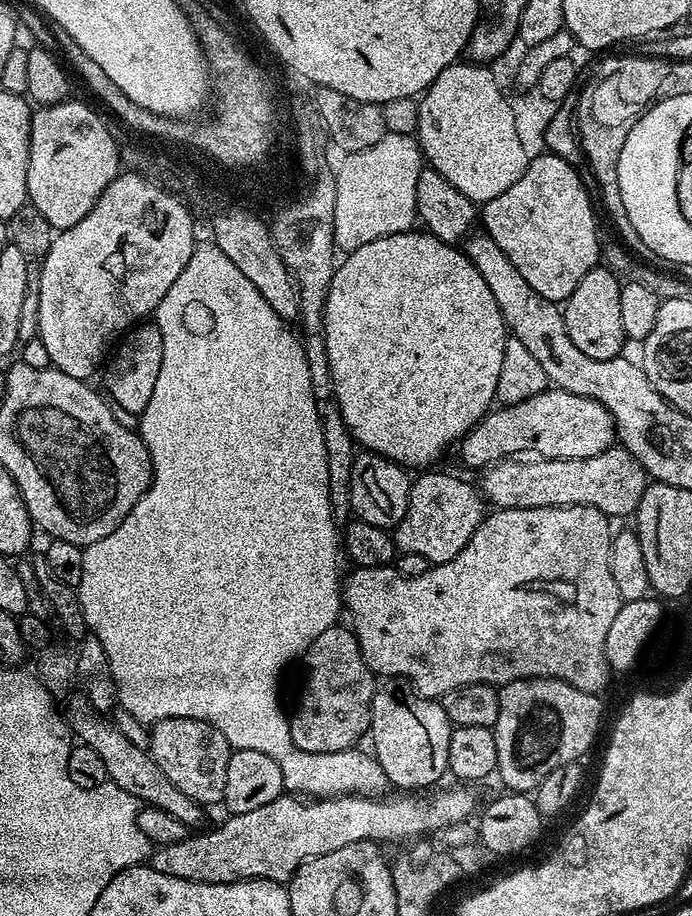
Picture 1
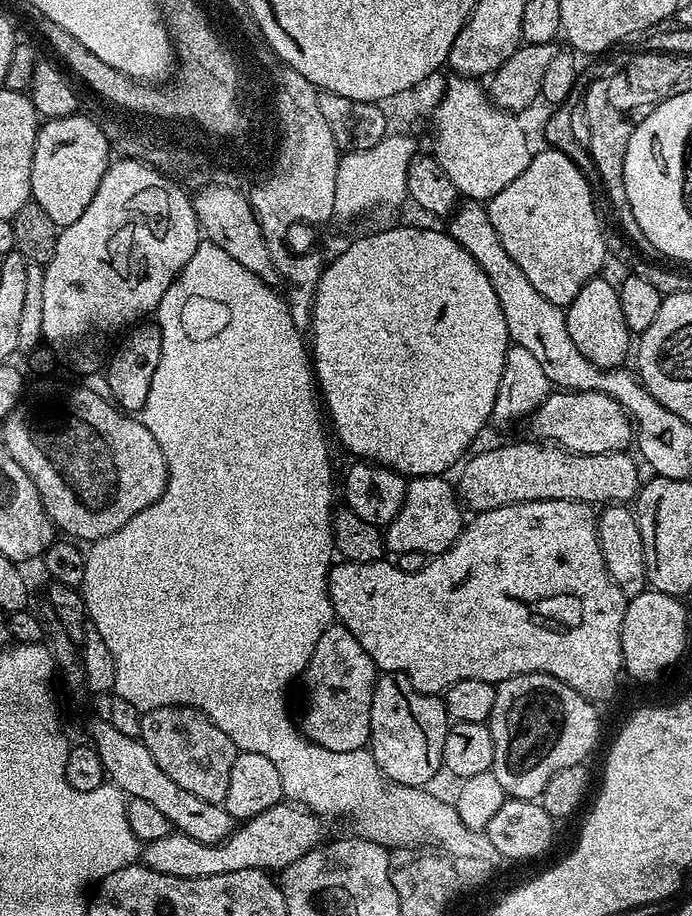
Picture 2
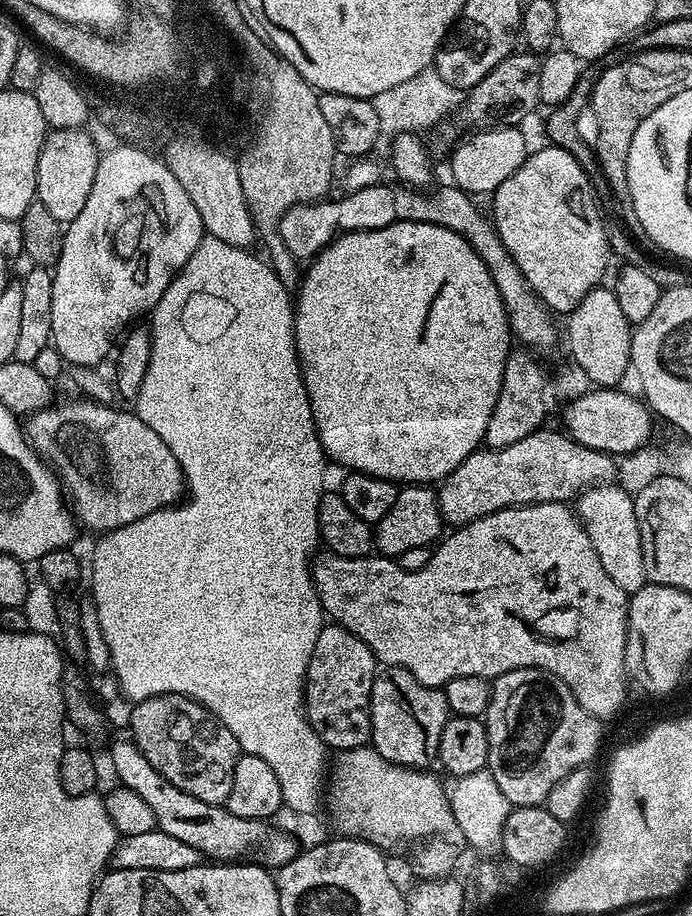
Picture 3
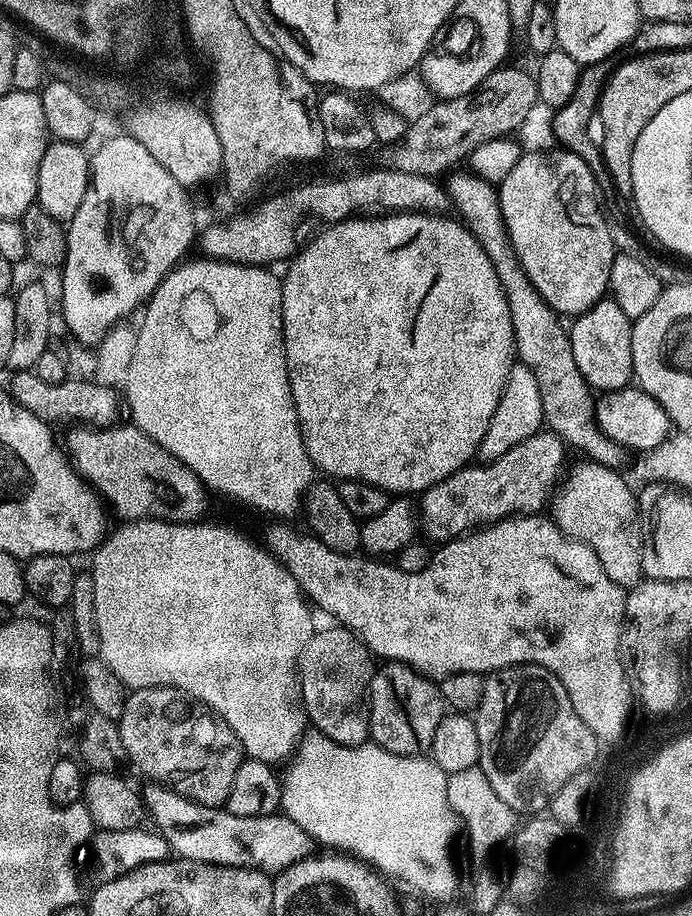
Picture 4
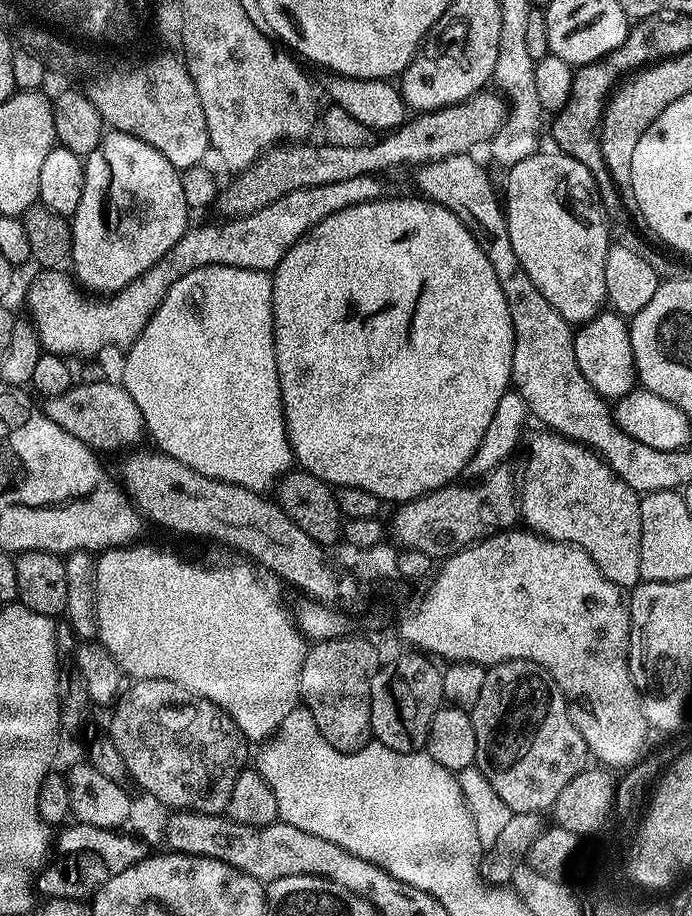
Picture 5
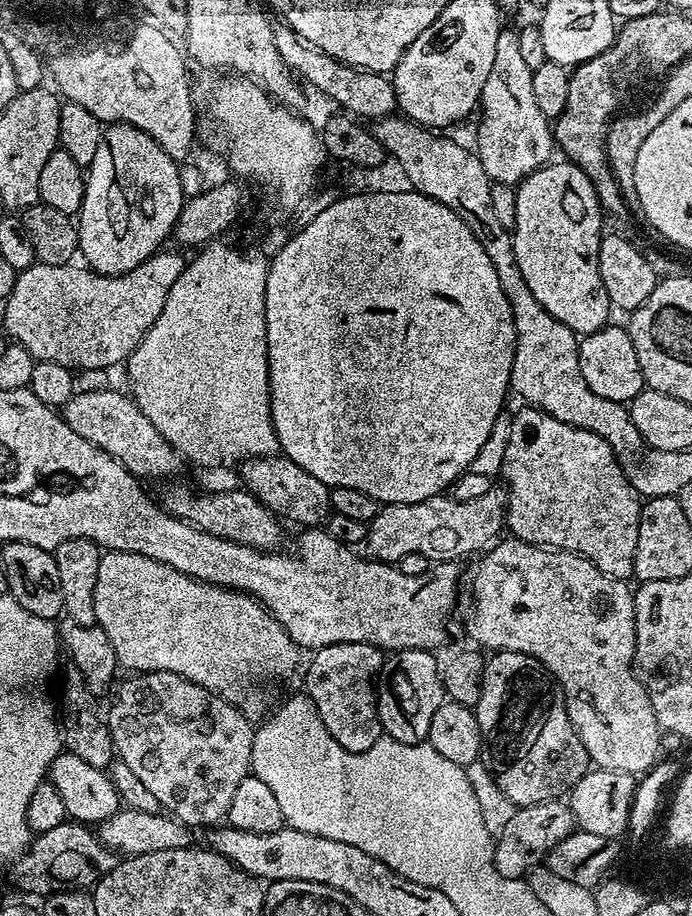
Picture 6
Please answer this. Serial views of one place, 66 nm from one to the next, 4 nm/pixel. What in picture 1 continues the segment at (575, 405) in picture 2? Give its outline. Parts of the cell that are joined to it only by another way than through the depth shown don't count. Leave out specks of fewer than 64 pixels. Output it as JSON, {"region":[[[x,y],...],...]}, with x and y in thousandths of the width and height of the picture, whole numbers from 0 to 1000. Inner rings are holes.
{"region":[[[793,421],[746,442],[712,444],[672,474],[662,492],[673,510],[698,513],[720,502],[746,500],[753,496],[773,495],[788,502],[858,500],[890,484],[890,462],[870,439]]]}

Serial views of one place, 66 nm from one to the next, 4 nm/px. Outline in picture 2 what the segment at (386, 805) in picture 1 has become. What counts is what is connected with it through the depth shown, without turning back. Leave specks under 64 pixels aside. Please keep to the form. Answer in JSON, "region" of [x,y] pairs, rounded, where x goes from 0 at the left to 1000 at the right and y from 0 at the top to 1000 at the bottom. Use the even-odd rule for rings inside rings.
{"region":[[[406,876],[351,896],[335,912],[314,921],[280,919],[280,915],[269,910],[244,906],[240,915],[223,915],[207,922],[205,942],[228,954],[246,954],[251,959],[303,959],[309,954],[374,948],[408,950],[464,920],[468,904],[462,900],[467,900],[464,892],[455,886],[421,876]]]}

